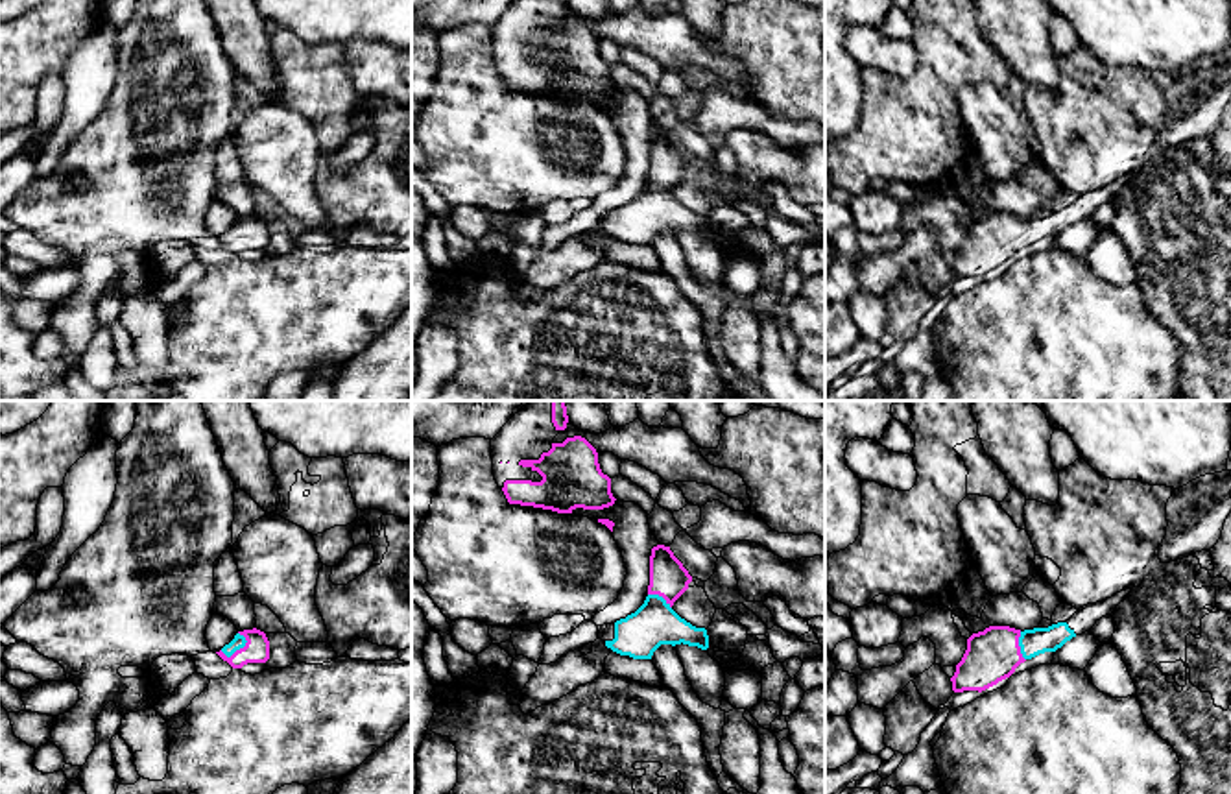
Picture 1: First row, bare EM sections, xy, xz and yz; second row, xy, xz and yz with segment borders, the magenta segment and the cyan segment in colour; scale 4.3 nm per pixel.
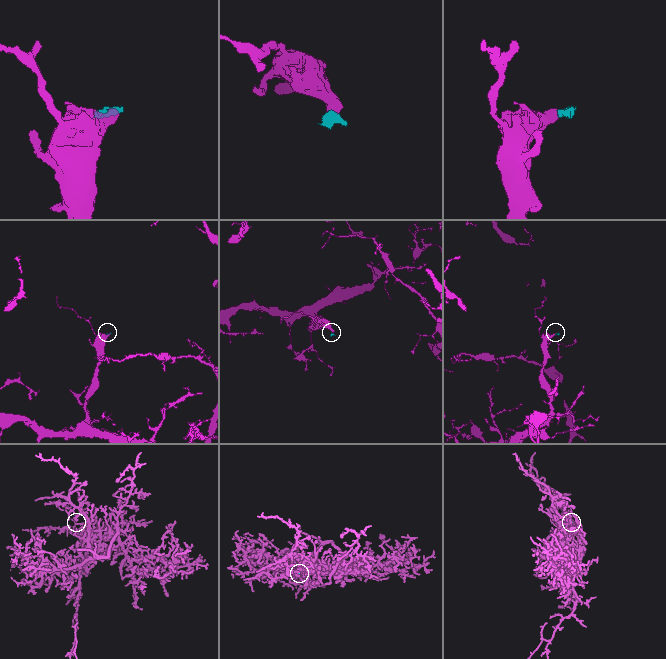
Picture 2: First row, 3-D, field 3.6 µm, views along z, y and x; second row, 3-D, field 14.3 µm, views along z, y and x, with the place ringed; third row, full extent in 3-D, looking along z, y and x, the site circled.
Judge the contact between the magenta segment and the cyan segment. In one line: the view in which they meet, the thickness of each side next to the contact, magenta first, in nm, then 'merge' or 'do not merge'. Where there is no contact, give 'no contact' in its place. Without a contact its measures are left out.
xy | 110/60 nm | merge

